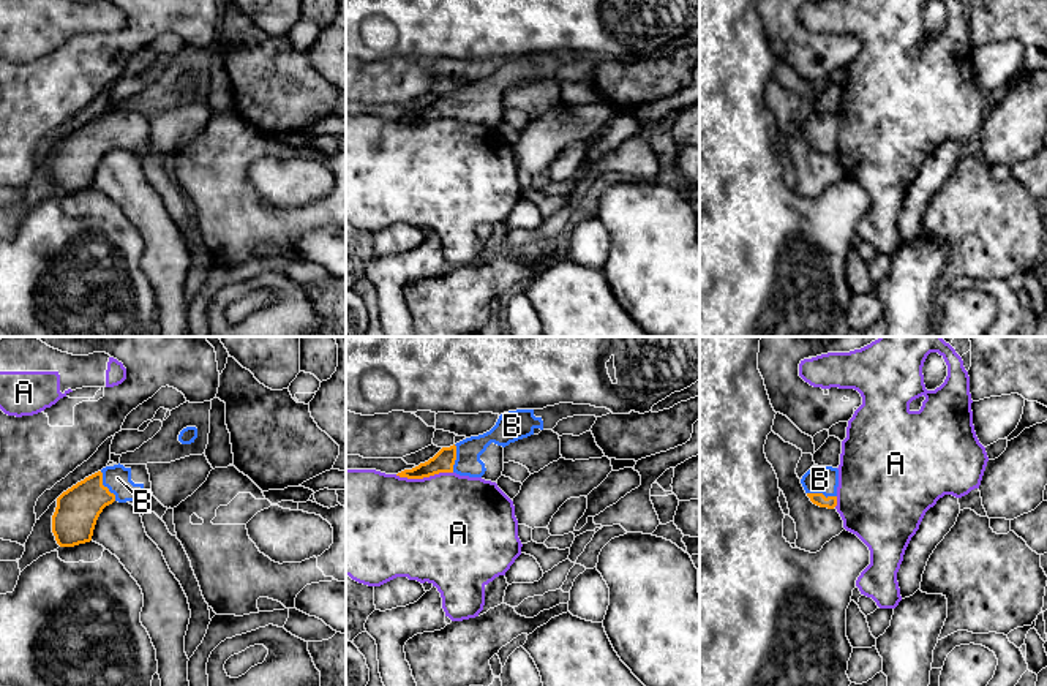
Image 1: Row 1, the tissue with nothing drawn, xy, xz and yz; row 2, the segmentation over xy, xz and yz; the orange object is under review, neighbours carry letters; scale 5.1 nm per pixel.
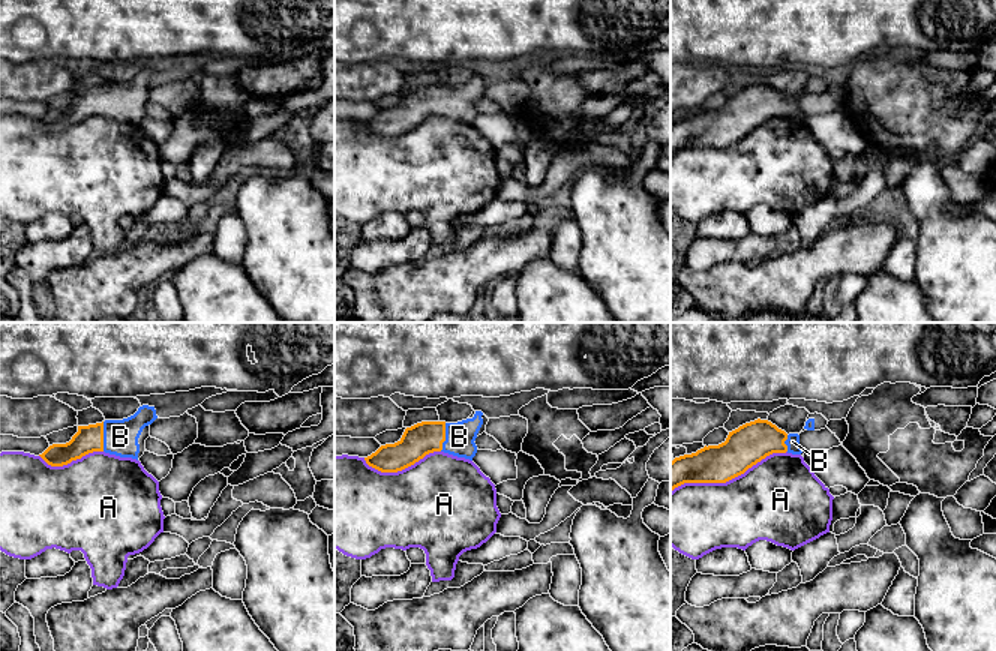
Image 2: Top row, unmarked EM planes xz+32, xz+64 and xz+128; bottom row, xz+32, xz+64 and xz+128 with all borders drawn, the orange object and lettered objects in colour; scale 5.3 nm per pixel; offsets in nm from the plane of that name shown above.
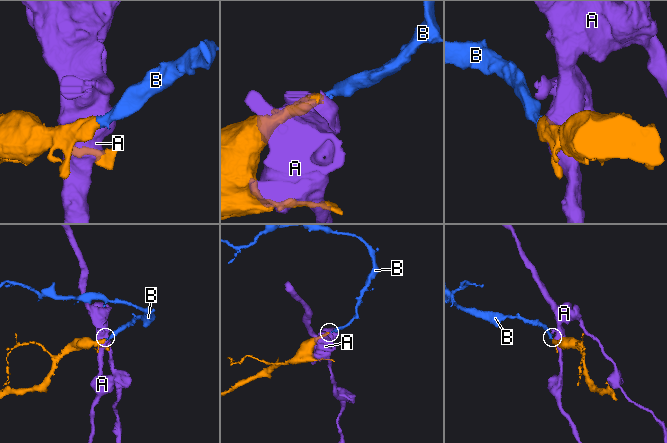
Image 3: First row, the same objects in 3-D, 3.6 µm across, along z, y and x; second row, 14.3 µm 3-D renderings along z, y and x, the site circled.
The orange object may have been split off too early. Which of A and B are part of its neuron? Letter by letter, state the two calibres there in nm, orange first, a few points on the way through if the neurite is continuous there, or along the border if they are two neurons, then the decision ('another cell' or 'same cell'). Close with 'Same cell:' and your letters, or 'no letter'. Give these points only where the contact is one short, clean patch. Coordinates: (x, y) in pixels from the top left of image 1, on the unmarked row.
A: 110/480 nm | another cell
B: 220/140 nm | across xy (78, 155), (103, 131), (111, 130), (117, 124) | same cell
Same cell: B

